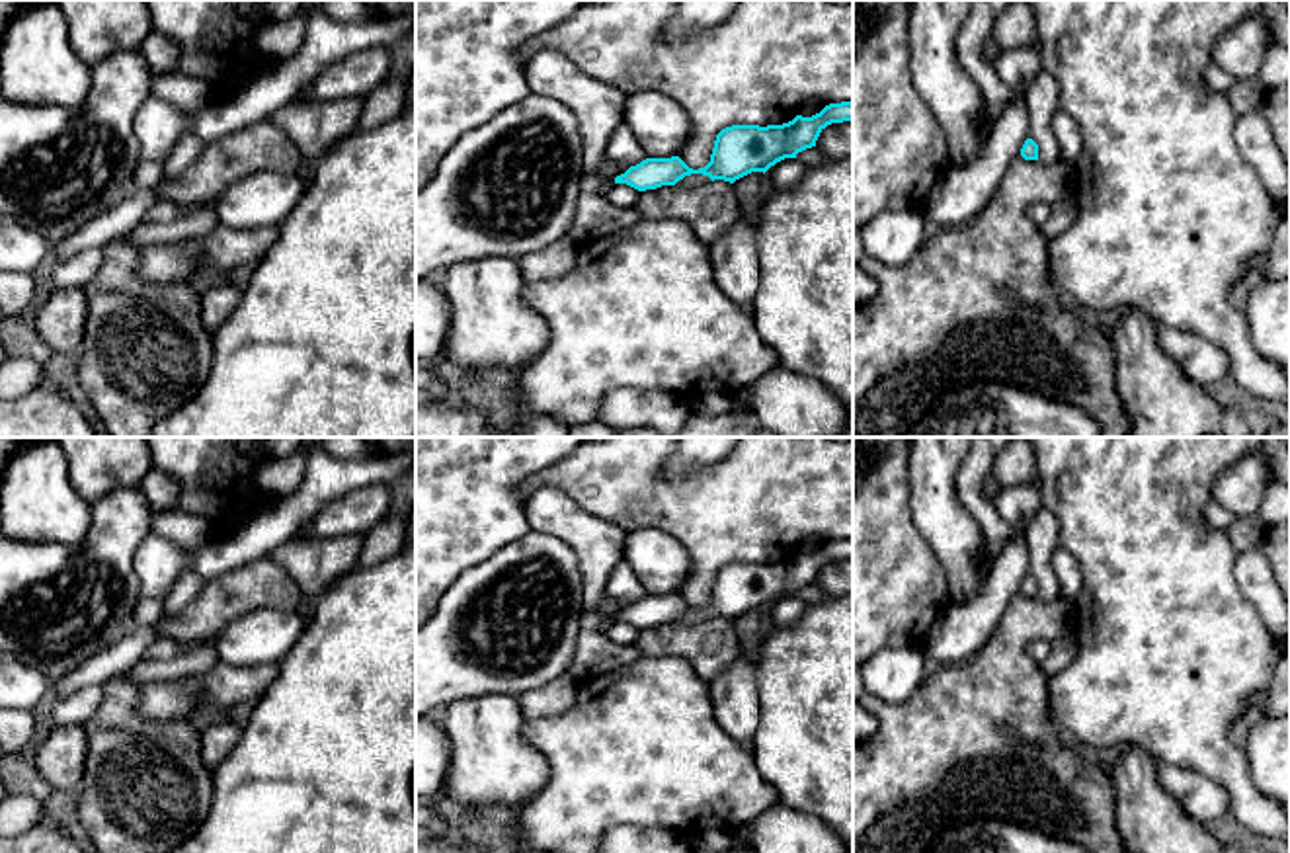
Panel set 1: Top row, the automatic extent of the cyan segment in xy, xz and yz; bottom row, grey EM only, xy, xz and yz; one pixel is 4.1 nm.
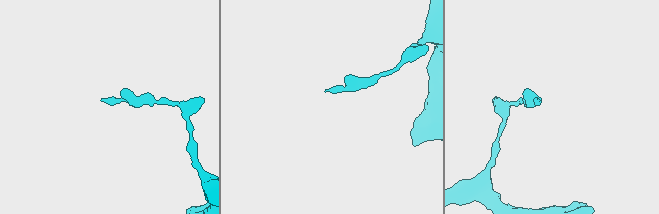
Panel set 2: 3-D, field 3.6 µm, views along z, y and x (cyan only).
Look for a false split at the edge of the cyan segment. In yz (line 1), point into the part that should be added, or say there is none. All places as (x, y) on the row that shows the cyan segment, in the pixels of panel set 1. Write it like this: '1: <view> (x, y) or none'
1: none

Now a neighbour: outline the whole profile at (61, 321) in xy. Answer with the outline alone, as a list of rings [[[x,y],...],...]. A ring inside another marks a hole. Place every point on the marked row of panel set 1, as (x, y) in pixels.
[[[55,289],[37,314],[35,330],[53,353],[78,353],[84,342],[86,318],[84,289]]]

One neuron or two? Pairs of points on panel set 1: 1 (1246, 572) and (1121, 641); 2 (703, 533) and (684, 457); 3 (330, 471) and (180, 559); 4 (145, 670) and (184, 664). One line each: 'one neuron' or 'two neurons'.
1: two neurons
2: two neurons
3: one neuron
4: one neuron

